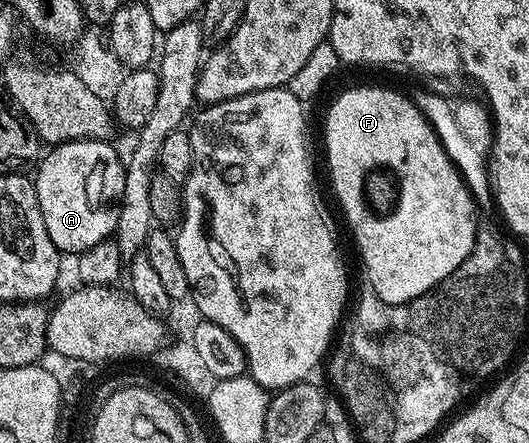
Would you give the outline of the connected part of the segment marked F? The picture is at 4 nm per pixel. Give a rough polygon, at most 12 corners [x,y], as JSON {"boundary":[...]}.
{"boundary":[[344,91],[330,182],[388,304],[443,282],[480,214],[406,94]]}

